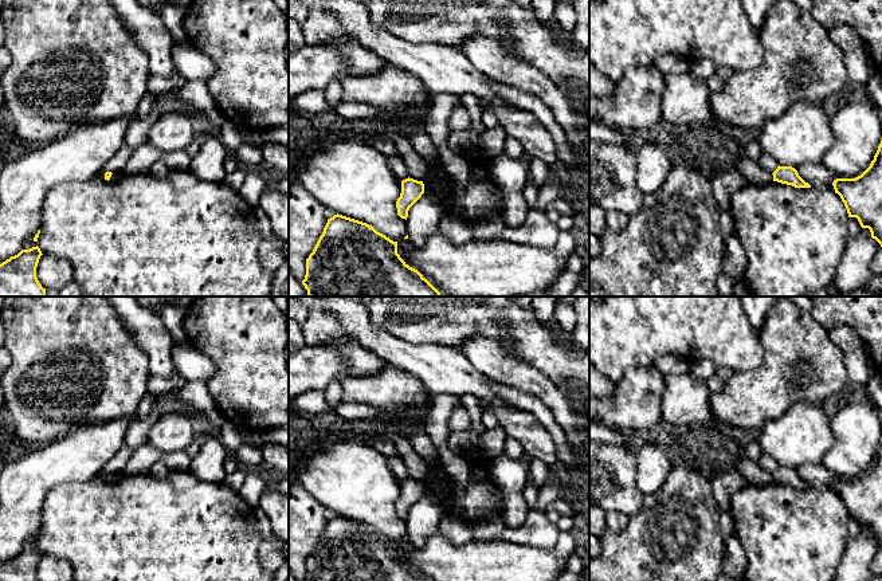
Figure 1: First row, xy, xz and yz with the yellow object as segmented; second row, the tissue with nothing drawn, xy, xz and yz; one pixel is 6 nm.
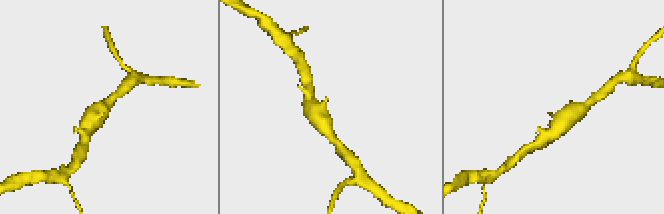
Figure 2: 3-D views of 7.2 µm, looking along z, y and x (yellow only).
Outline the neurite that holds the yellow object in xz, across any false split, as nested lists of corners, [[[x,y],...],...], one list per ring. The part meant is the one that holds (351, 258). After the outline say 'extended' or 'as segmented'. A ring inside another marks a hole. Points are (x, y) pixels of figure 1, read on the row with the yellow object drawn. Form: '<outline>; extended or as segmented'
[[[334,215],[306,259],[302,284],[309,297],[440,297],[440,293],[397,254],[397,242],[372,225]]]; as segmented

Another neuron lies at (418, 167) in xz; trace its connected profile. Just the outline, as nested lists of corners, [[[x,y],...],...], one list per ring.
[[[397,136],[392,141],[408,169],[409,177],[423,181],[428,174],[430,162],[412,148],[408,137]]]

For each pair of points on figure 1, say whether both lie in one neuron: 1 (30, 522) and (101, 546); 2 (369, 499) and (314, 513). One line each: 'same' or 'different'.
1: different
2: different

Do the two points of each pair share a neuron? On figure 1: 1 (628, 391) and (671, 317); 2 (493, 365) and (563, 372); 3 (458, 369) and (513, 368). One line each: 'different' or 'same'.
1: different
2: different
3: different

